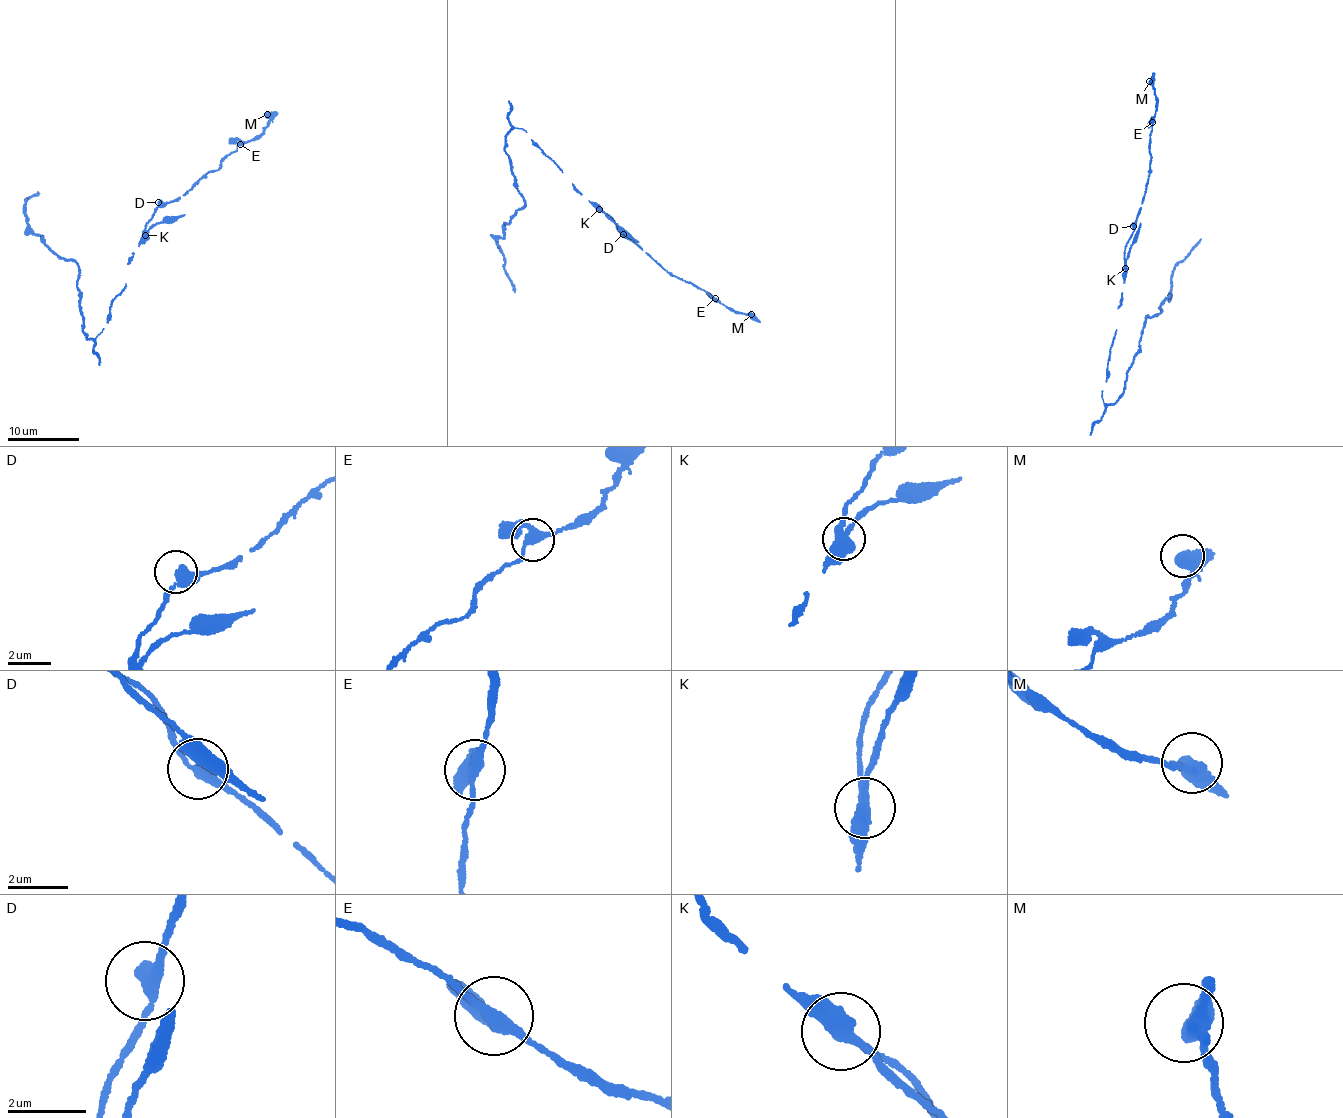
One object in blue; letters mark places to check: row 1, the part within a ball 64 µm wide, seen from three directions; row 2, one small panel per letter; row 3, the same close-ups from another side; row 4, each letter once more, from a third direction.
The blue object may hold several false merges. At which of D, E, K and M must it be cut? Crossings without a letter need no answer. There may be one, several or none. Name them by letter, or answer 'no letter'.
K

